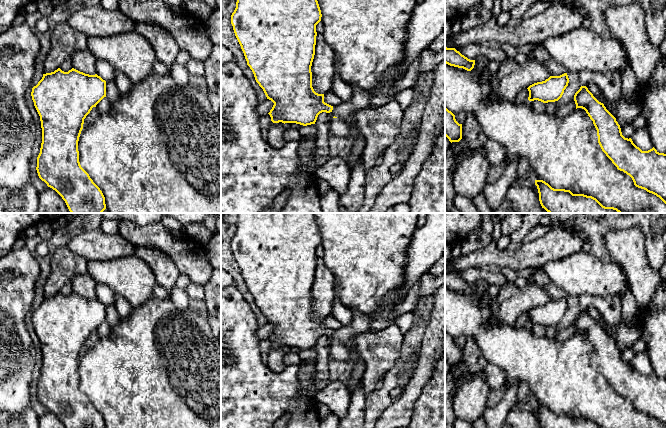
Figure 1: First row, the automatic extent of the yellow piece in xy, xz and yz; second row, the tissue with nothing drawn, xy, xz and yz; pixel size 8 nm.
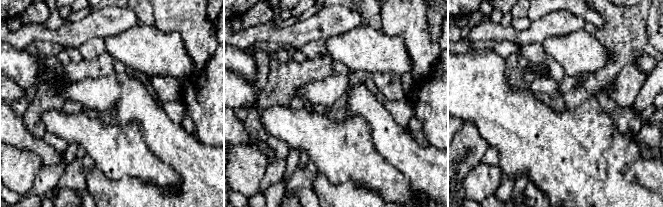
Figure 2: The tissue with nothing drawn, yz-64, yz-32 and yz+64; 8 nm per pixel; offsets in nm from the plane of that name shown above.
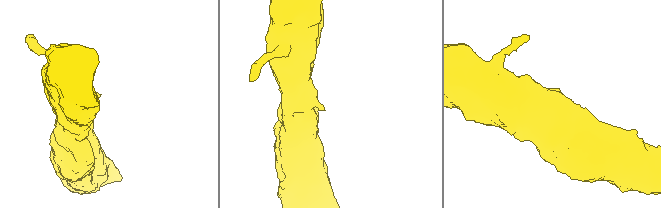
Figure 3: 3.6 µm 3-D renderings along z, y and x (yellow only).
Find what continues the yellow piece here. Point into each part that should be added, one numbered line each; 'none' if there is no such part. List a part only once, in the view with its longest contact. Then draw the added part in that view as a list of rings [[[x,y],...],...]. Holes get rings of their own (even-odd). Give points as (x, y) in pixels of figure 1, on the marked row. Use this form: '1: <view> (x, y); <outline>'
1: xz (338, 127); [[[332,118],[329,121],[329,130],[332,132],[335,136],[338,136],[340,138],[347,138],[350,136],[350,129],[348,125],[338,118]]]

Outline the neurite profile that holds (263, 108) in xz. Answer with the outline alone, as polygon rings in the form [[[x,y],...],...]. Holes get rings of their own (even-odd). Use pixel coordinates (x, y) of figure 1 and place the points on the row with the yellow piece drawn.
[[[266,99],[265,101],[259,103],[259,105],[256,108],[256,112],[259,115],[259,117],[267,115],[272,109],[273,105],[274,103],[269,99]]]

